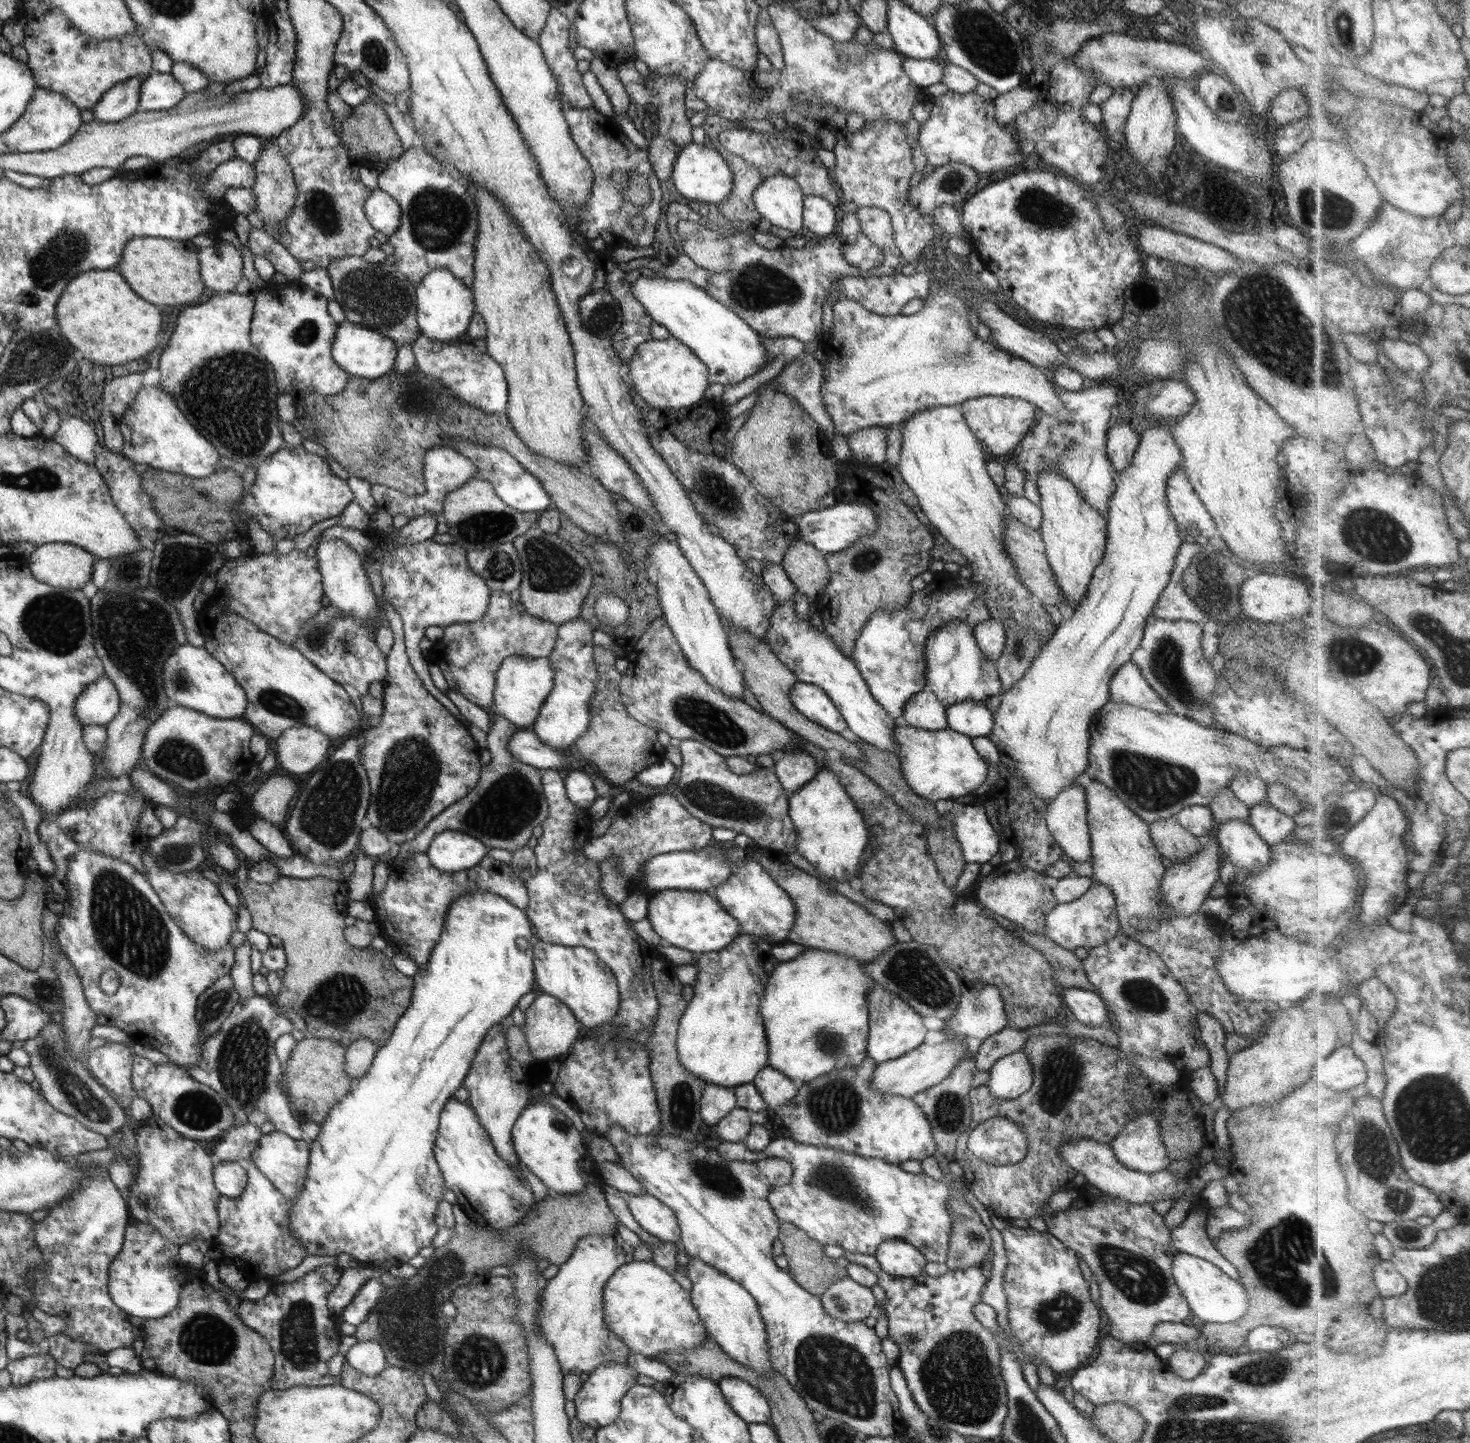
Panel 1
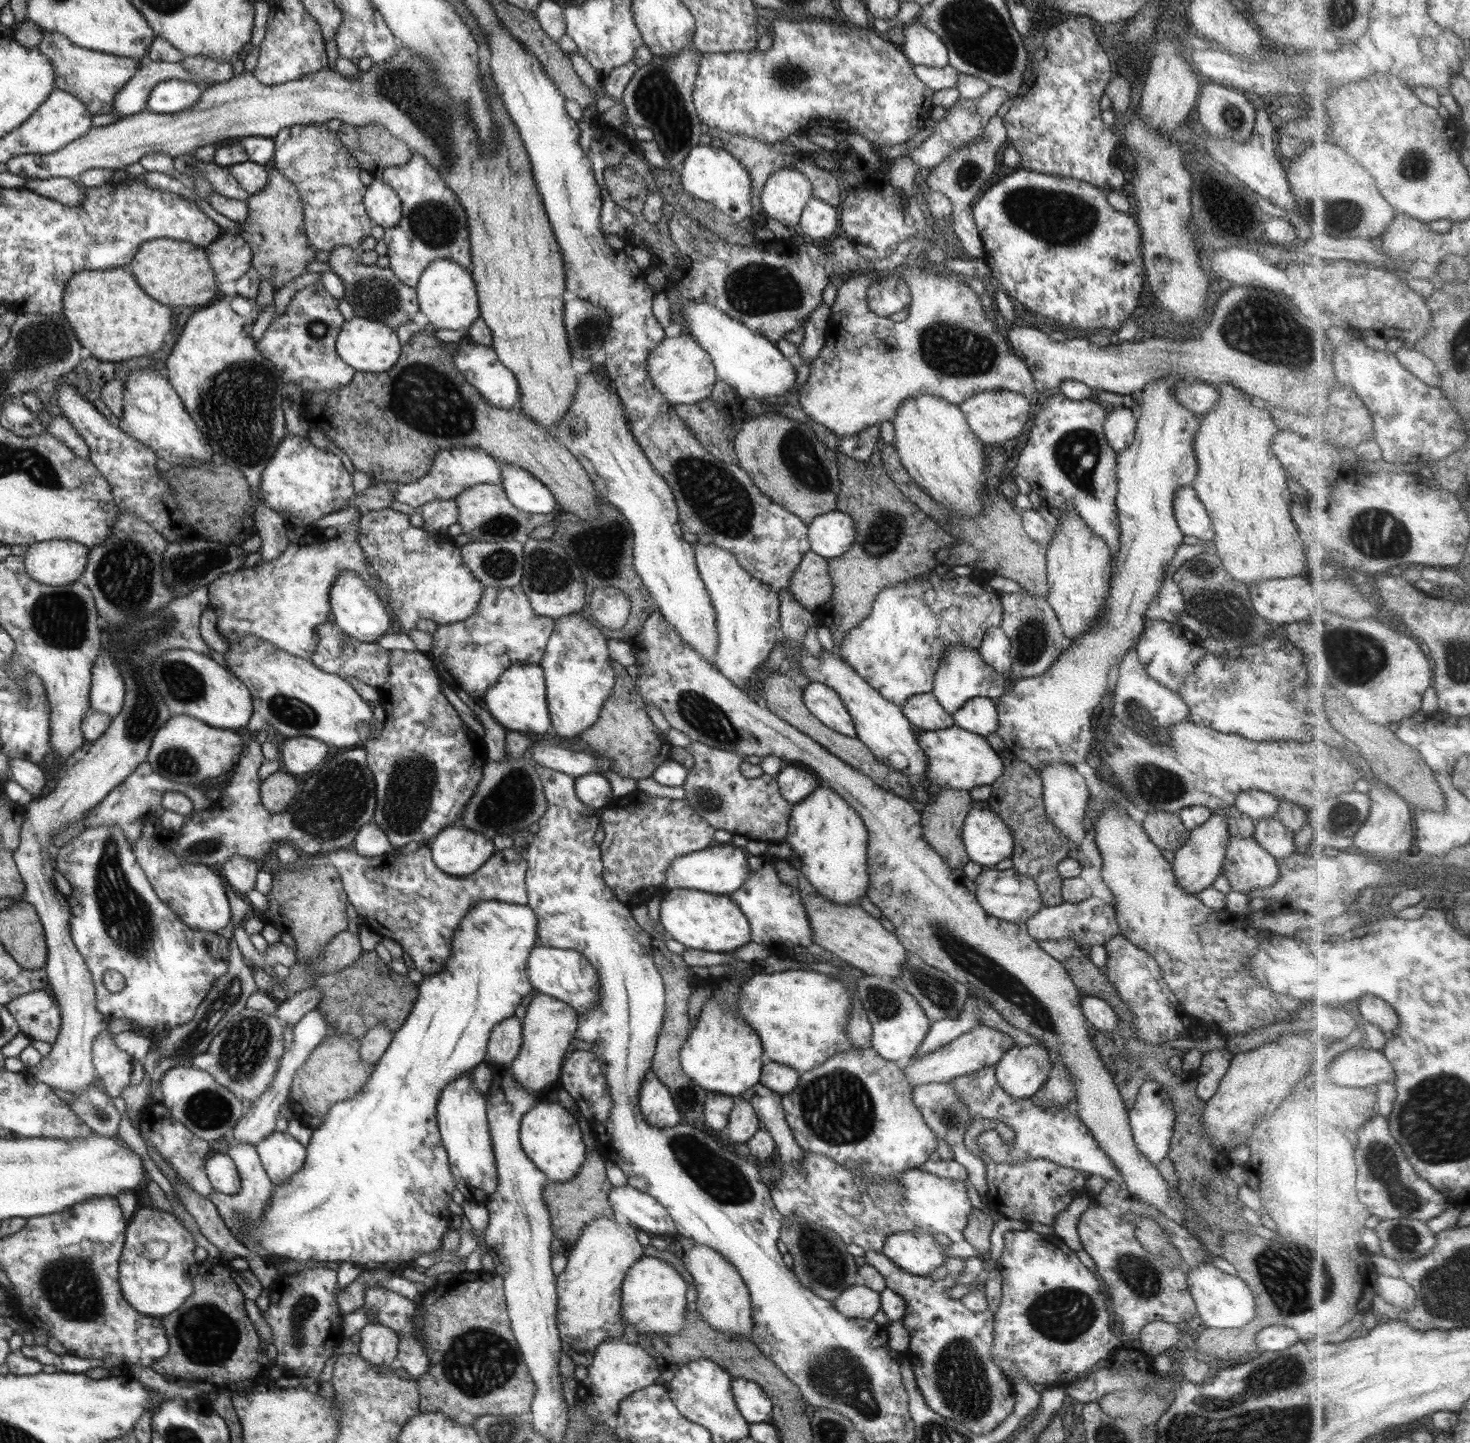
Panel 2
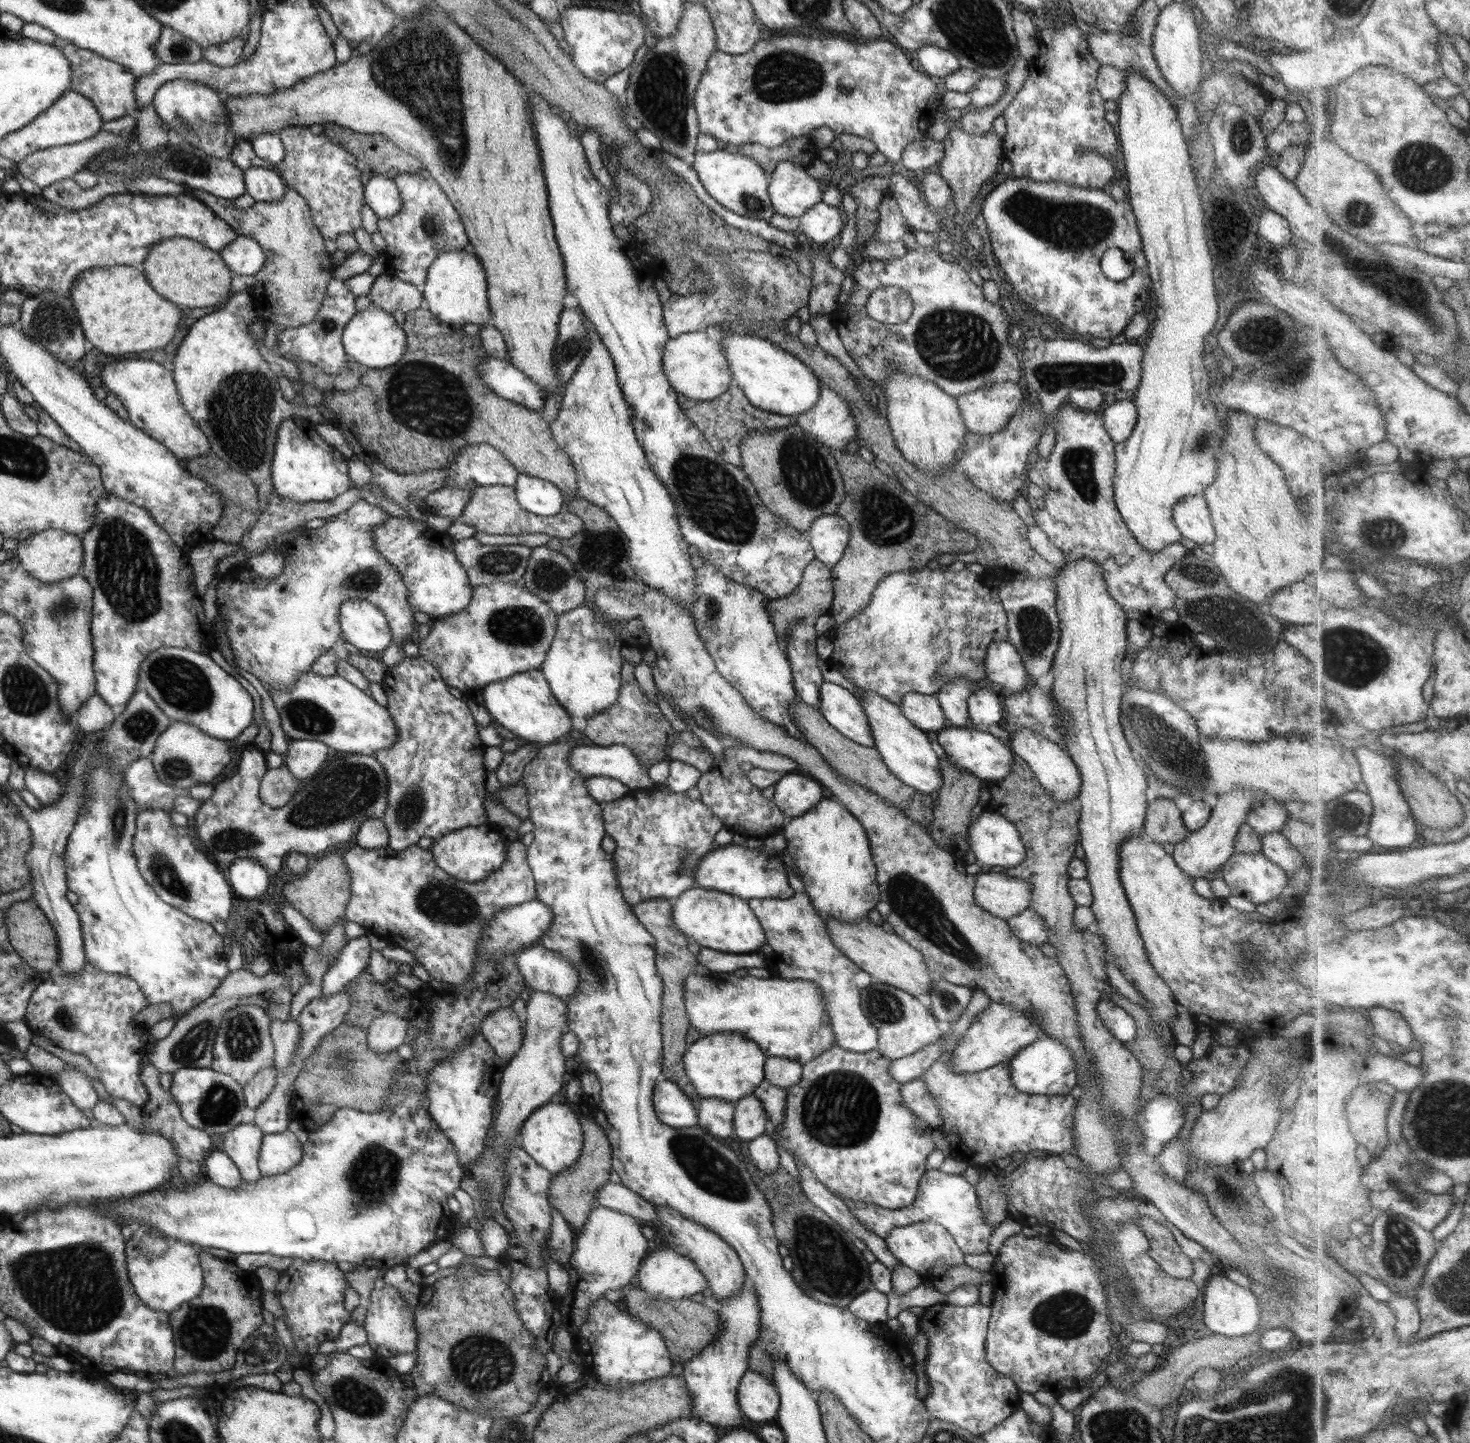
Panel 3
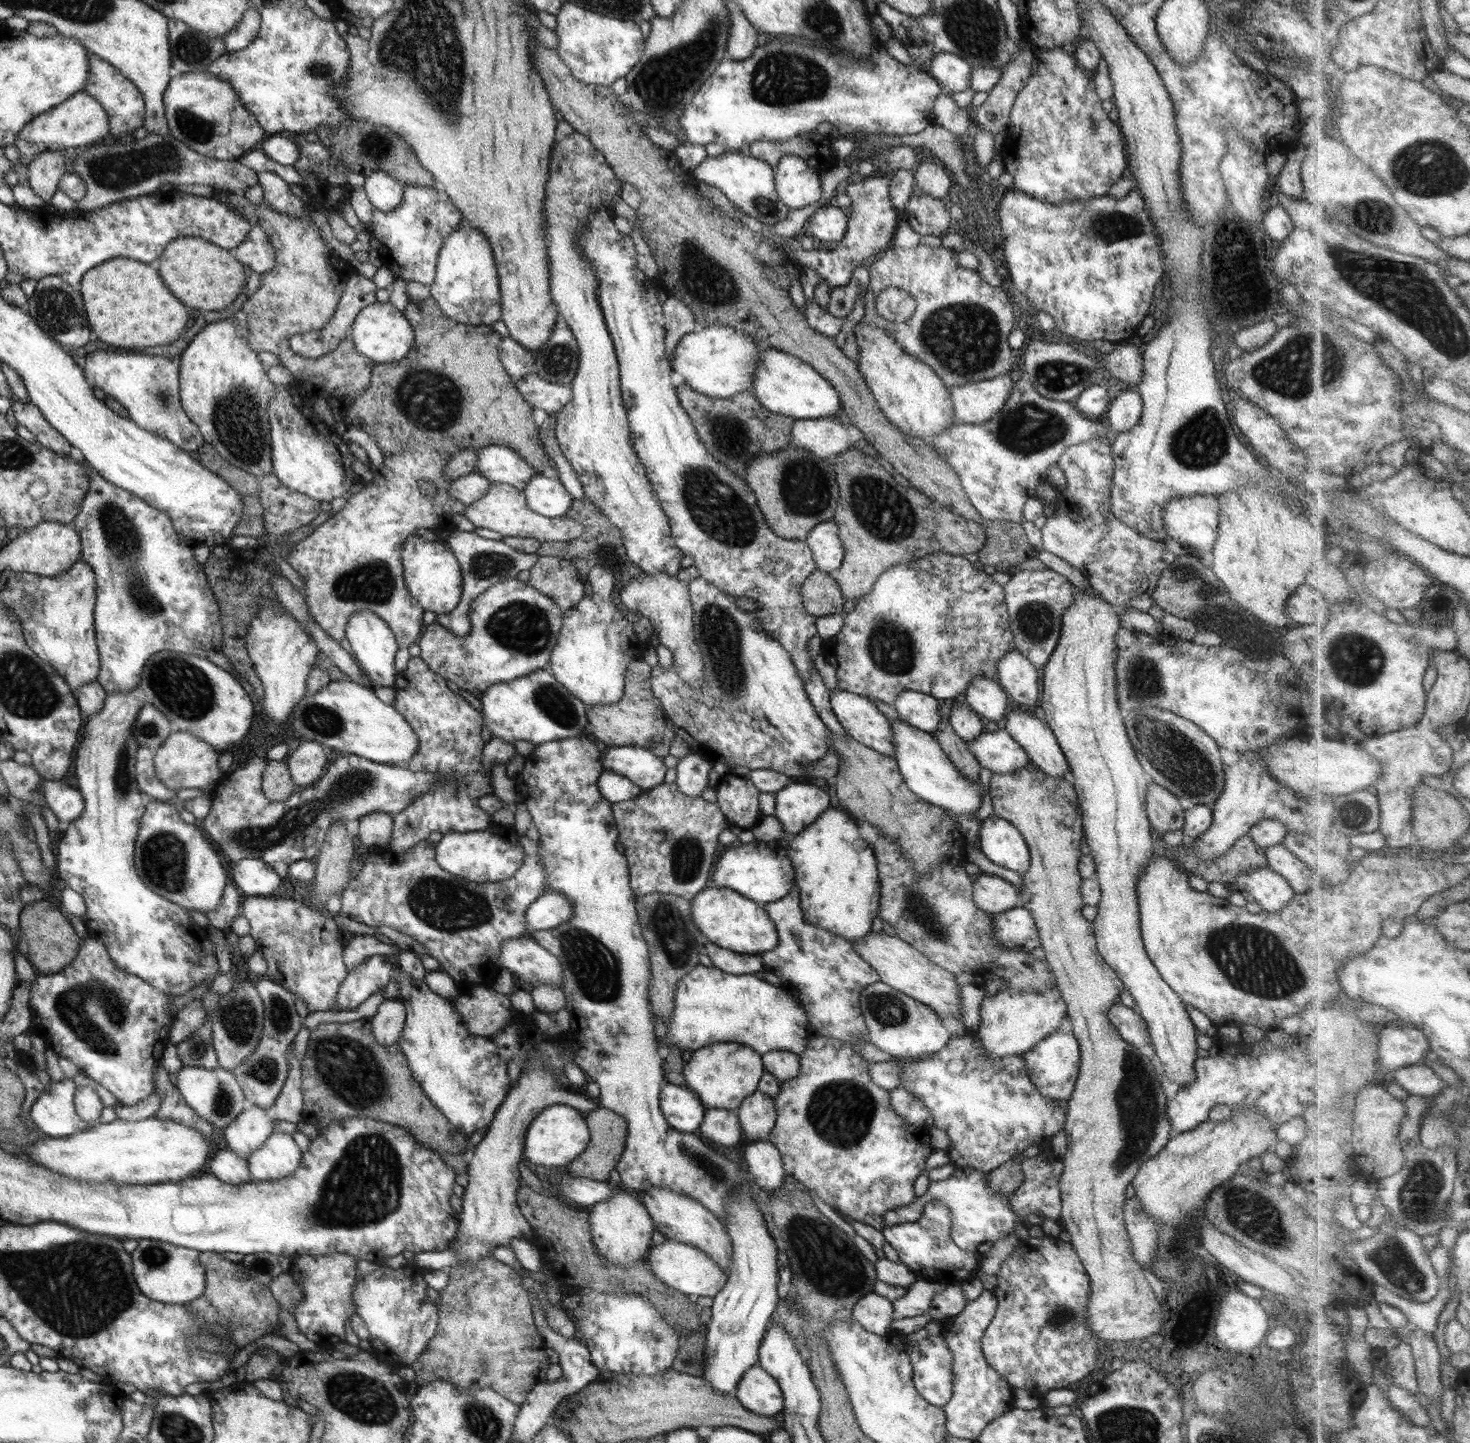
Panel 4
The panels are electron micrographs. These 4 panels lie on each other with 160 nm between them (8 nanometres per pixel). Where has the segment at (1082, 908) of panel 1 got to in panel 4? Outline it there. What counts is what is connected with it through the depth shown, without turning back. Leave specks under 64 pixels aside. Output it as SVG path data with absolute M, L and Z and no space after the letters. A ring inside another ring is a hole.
M1014 907L998 914L991 914L991 921L995 942L1026 952L1041 946L1036 923L1027 908Z

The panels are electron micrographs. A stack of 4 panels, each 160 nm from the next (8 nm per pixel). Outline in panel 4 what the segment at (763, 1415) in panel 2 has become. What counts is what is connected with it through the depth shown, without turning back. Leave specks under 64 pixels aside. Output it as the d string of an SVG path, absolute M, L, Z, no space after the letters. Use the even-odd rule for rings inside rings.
M752 1366L742 1375L735 1397L744 1408L762 1416L779 1416L784 1408L778 1381L762 1367Z

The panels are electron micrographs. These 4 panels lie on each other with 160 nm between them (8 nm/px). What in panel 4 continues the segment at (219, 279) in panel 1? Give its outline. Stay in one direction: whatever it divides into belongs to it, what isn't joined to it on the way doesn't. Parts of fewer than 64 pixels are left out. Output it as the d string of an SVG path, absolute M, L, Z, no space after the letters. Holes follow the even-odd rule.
M254 224L246 245L233 248L231 251L236 252L237 259L254 272L265 273L276 264L277 249L269 240L261 224Z

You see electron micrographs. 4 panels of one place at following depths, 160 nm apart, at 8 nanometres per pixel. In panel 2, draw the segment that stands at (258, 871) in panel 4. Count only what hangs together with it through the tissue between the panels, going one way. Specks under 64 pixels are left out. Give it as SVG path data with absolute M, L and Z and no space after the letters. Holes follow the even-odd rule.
M234 855L219 867L230 886L238 893L245 894L248 890L255 888L256 874L260 871L260 863Z

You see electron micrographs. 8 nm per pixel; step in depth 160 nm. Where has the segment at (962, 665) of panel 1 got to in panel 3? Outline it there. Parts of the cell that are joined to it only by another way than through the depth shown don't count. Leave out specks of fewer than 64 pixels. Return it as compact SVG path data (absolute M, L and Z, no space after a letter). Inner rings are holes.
M956 678L948 686L942 686L942 690L935 695L948 722L952 722L955 727L970 727L967 698L980 687L978 683L968 678Z

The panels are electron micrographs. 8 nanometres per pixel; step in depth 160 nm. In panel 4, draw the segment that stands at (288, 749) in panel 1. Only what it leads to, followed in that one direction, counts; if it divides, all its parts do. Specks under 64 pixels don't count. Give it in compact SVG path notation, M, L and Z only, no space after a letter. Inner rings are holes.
M301 740L298 748L290 751L284 761L299 786L316 783L320 776L325 774L324 768L328 764L322 744L309 740Z

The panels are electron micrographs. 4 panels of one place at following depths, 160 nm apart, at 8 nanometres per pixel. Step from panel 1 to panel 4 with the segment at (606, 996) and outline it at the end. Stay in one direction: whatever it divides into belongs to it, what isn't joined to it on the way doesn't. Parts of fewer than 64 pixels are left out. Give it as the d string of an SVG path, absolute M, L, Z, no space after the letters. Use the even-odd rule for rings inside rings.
M533 935L511 937L501 946L500 967L507 968L532 988L539 984L563 985L563 968L554 954L538 944Z

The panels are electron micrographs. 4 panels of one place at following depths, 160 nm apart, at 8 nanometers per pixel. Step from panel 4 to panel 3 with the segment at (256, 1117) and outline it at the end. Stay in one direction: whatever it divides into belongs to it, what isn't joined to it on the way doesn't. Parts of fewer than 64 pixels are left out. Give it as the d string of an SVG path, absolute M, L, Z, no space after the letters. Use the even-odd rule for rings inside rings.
M253 1121L239 1124L225 1134L224 1152L232 1158L241 1170L242 1183L255 1184L264 1177L260 1170L262 1138L266 1134Z

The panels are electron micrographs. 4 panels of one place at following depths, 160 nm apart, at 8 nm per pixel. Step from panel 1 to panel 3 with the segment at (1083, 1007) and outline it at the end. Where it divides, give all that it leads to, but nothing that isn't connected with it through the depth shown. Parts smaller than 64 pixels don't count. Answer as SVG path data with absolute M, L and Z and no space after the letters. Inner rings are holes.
M1108 998L1097 1002L1096 1007L1100 1020L1110 1030L1110 1035L1123 1042L1132 1042L1136 1037L1136 1021L1126 1010L1116 1006Z

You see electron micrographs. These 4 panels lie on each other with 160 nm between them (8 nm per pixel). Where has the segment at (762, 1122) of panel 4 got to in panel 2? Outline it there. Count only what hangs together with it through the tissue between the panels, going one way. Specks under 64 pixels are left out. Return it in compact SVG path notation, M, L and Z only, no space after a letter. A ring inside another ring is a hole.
M737 1099L728 1115L728 1138L736 1143L745 1143L760 1130L760 1119L748 1101Z

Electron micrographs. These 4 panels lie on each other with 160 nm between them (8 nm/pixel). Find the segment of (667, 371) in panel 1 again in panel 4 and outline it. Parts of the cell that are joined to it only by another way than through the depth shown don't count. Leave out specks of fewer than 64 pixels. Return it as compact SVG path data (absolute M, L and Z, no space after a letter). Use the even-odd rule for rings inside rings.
M704 326L682 336L678 348L674 350L673 355L669 358L672 370L684 376L684 382L689 384L695 391L700 394L710 396L714 399L728 398L739 392L751 389L753 381L753 372L757 367L757 356L761 350L769 348L766 343L753 338L752 335L744 332L738 332L731 326Z

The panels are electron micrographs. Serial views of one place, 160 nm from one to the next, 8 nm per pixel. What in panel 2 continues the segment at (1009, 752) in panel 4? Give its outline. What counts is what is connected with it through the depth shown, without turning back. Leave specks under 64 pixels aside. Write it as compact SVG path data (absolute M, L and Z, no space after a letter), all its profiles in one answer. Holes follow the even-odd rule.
M955 724L942 730L919 730L917 741L927 758L923 781L931 791L940 788L970 791L974 786L991 785L1002 774L1002 759L986 741L986 737L968 732Z

